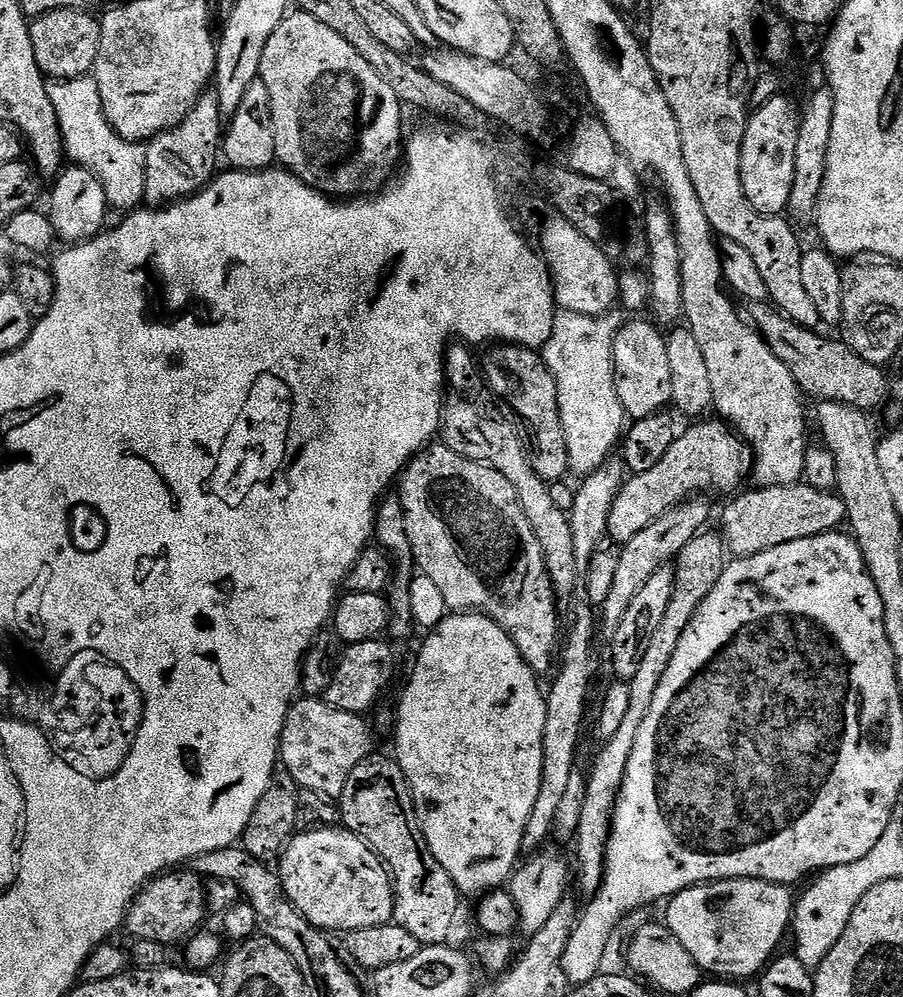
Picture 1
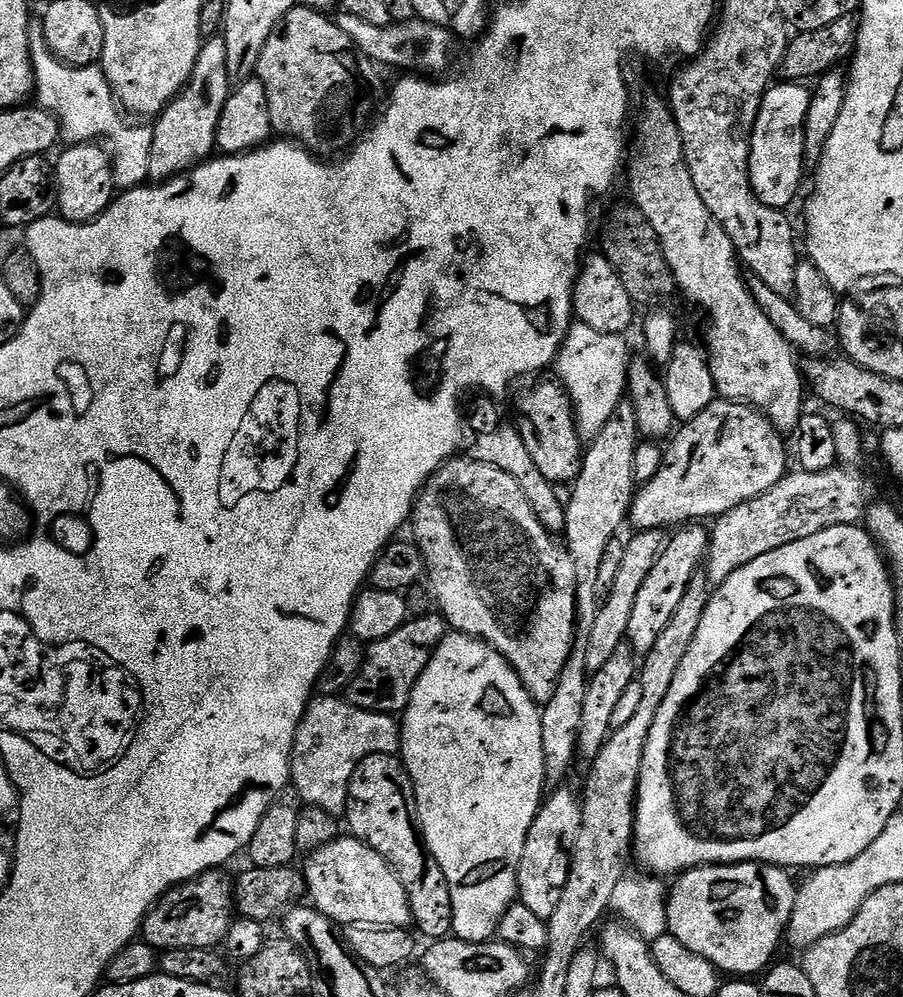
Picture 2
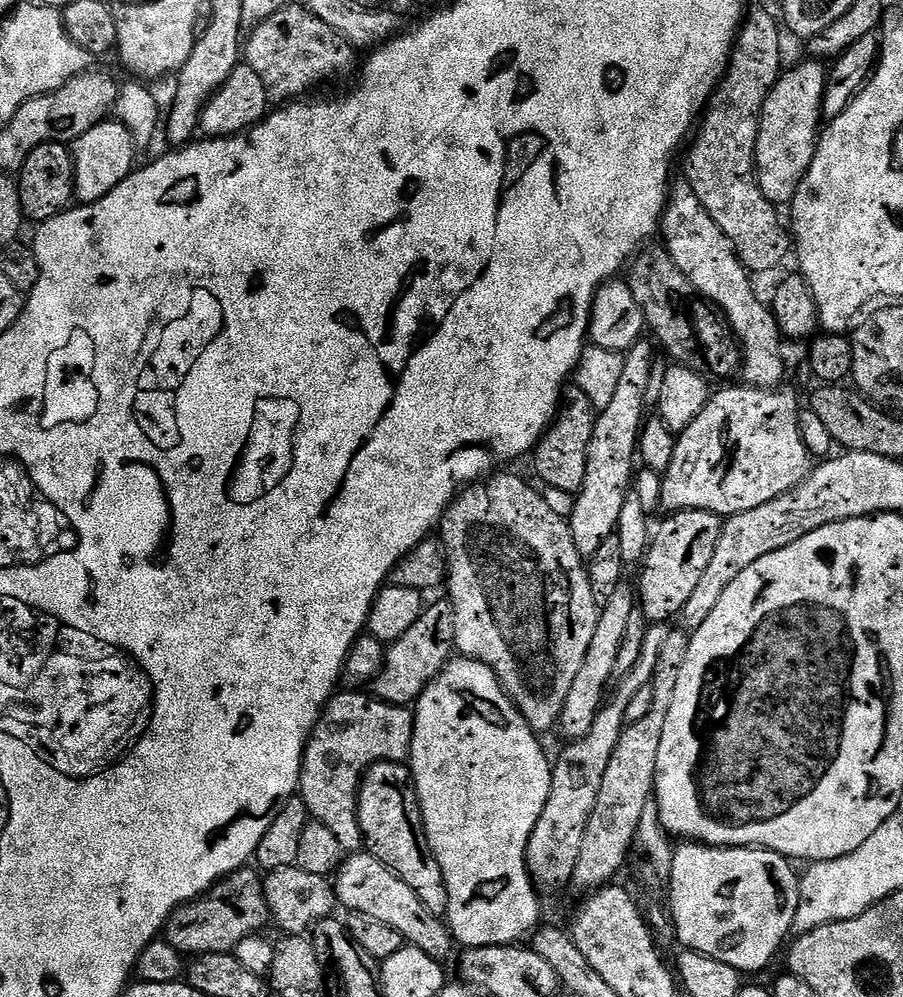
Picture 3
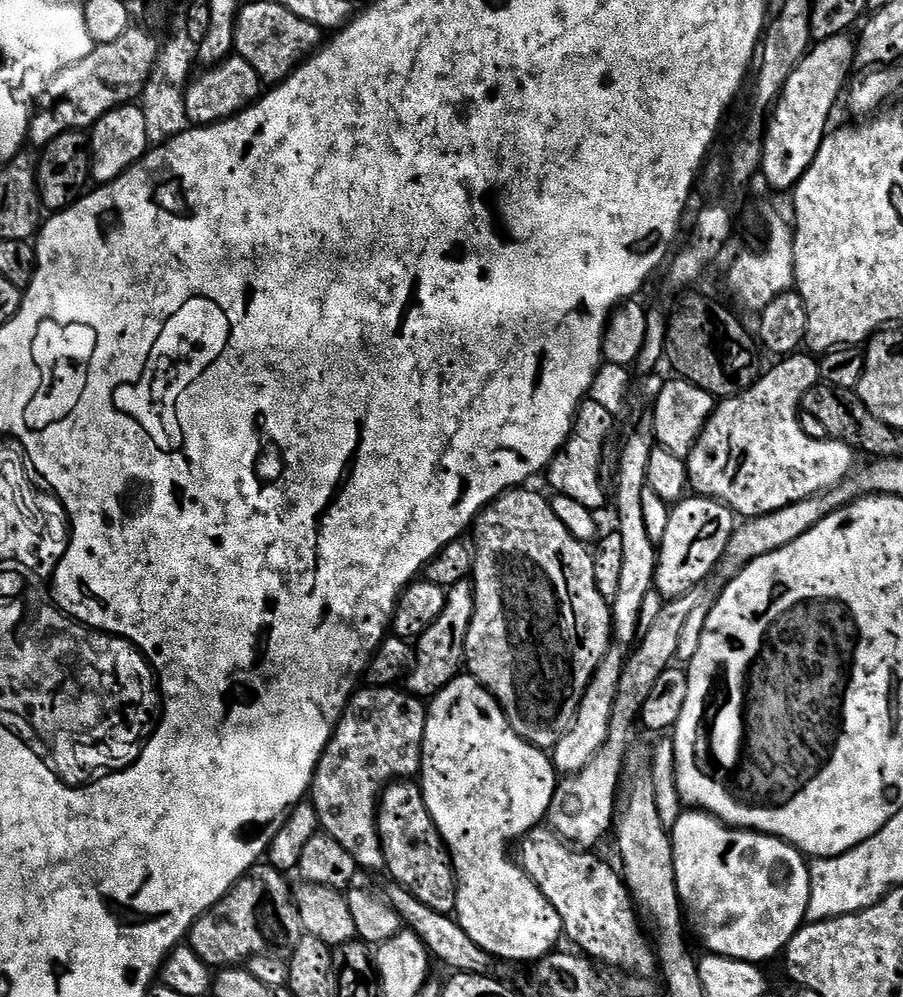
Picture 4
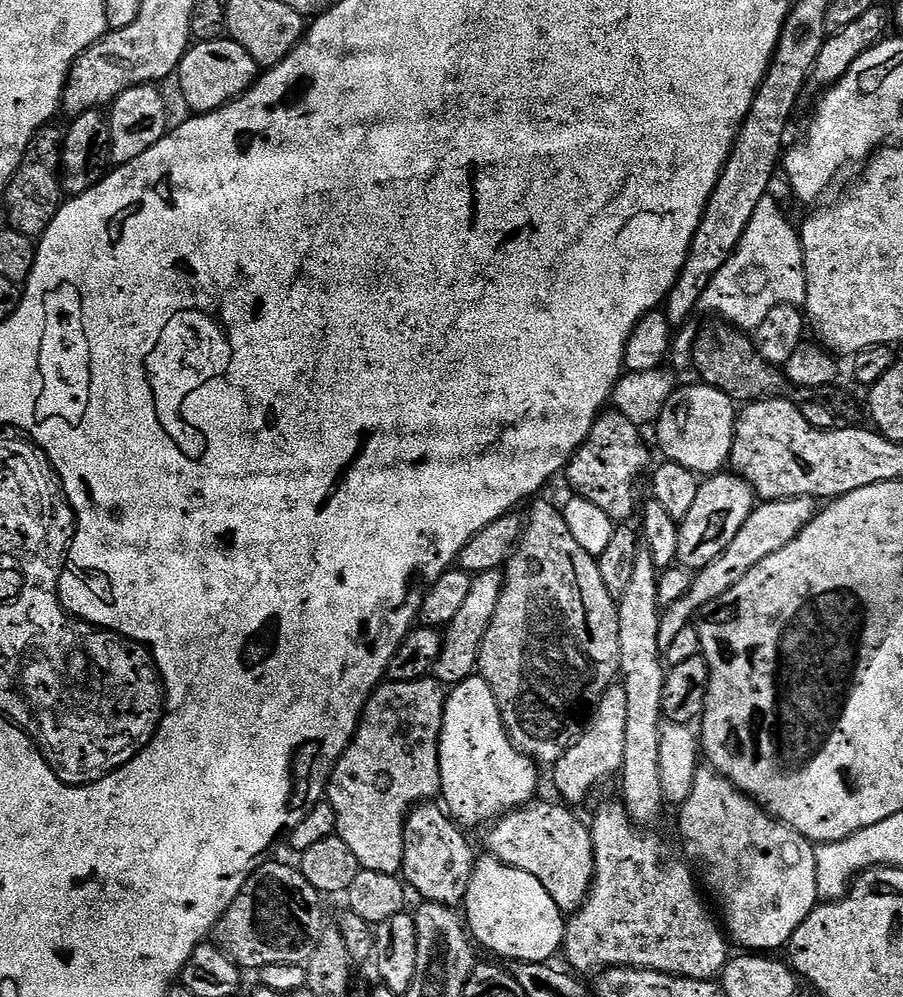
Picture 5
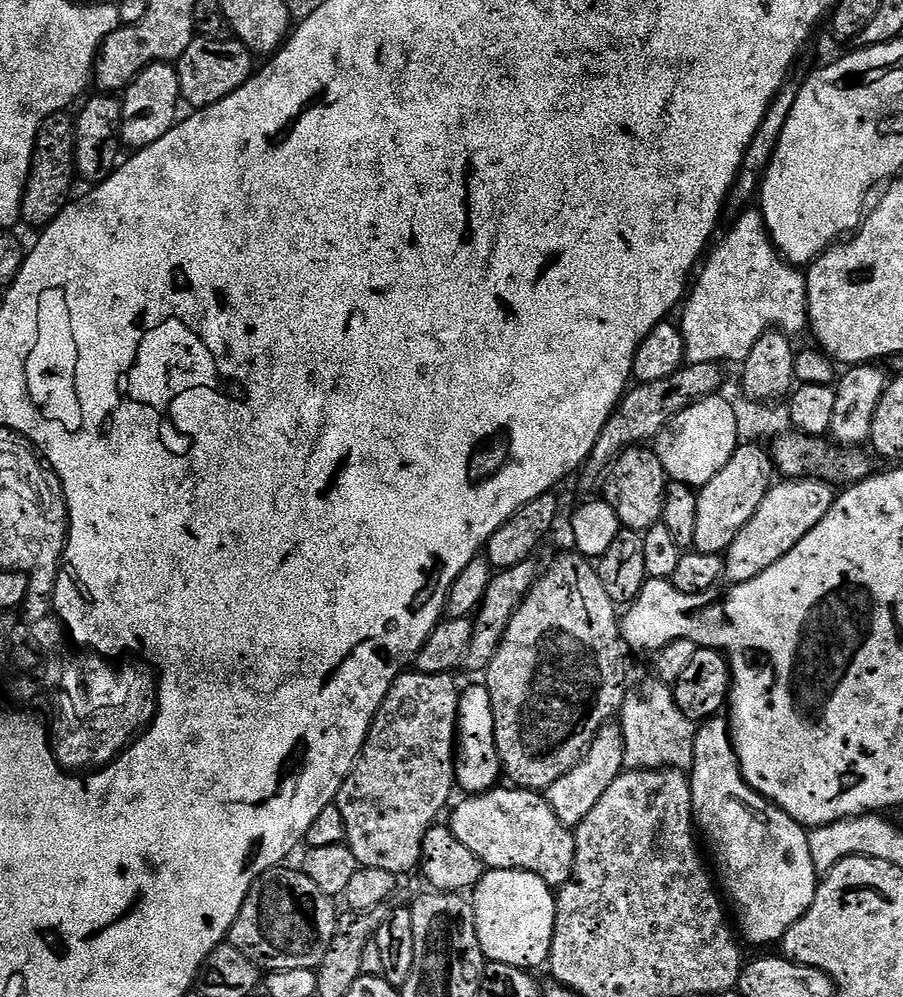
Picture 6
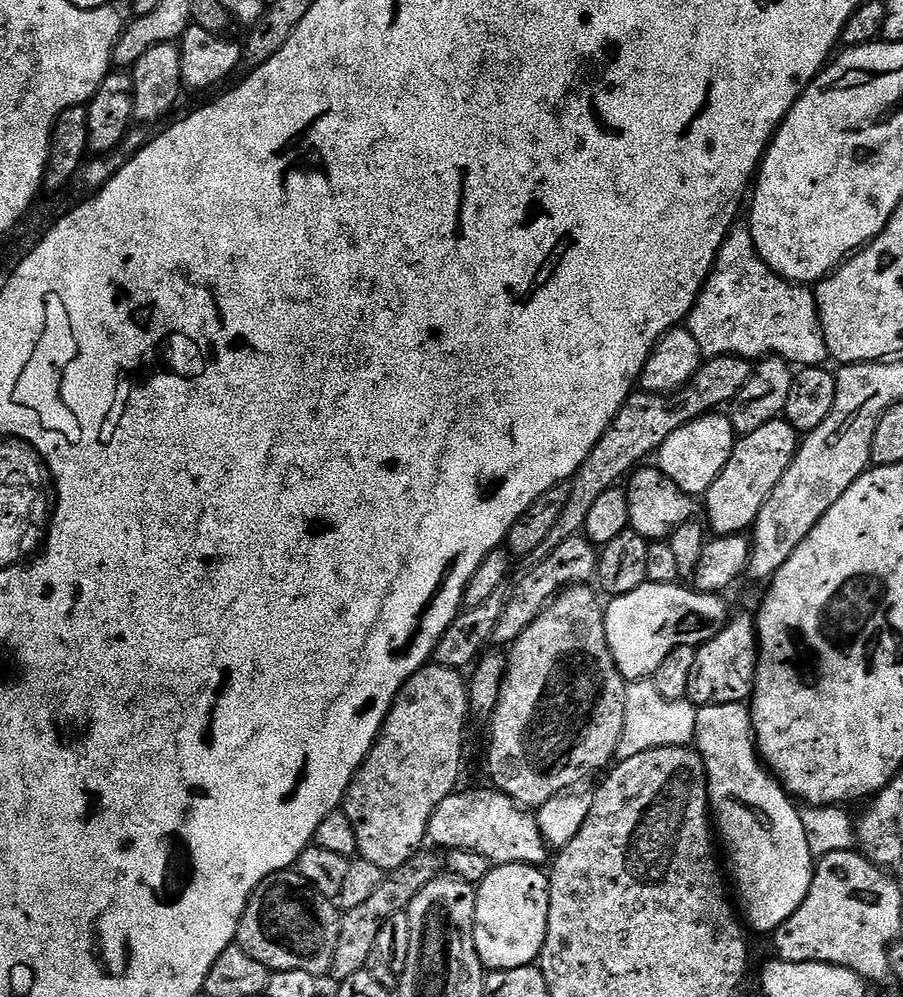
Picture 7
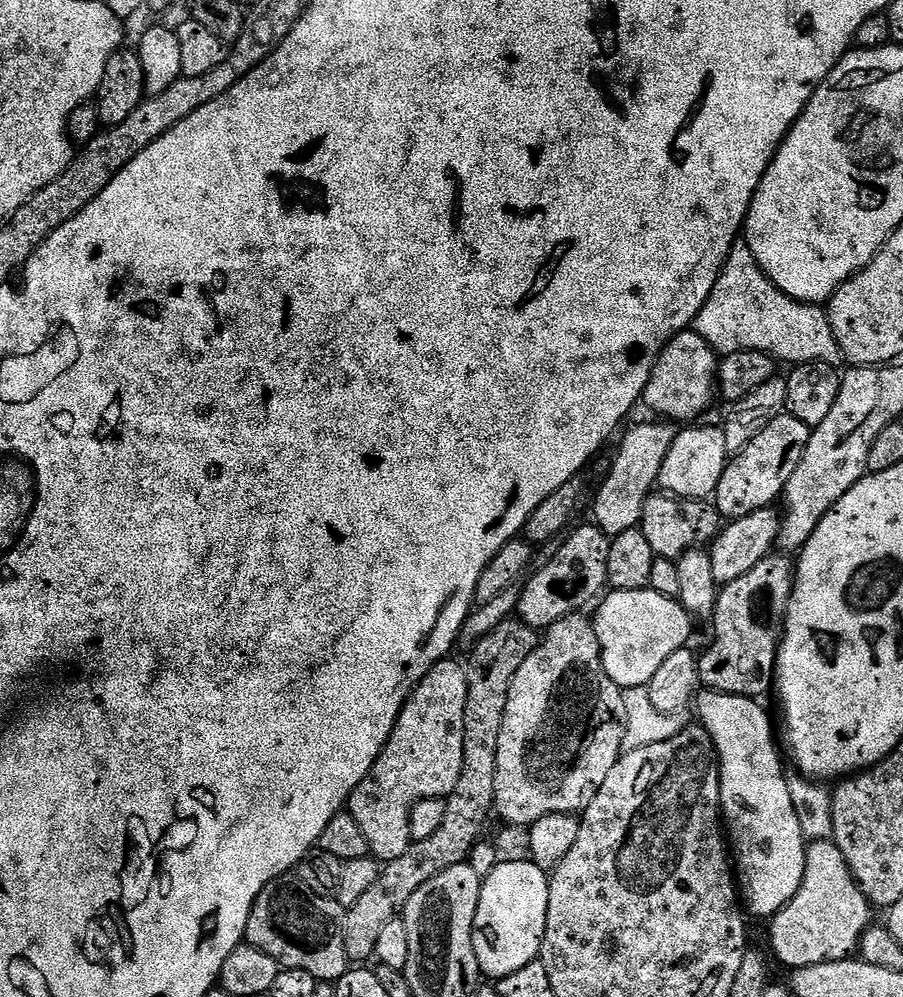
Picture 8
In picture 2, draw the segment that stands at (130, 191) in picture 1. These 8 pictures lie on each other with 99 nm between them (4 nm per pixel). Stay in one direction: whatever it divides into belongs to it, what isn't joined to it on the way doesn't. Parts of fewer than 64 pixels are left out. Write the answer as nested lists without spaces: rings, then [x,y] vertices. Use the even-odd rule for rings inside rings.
[[[36,34],[32,36],[32,65],[36,71],[36,90],[35,95],[39,96],[60,96],[60,112],[58,119],[61,125],[66,126],[66,136],[69,141],[86,144],[99,141],[99,136],[109,136],[112,139],[110,143],[110,152],[114,157],[112,161],[112,171],[116,174],[117,189],[127,190],[130,188],[139,188],[148,180],[150,174],[150,146],[152,145],[152,129],[128,128],[128,124],[123,120],[121,109],[118,107],[116,93],[112,91],[108,84],[108,79],[104,77],[104,69],[100,66],[91,68],[73,68],[70,64],[64,64],[48,49],[48,44],[43,35]]]

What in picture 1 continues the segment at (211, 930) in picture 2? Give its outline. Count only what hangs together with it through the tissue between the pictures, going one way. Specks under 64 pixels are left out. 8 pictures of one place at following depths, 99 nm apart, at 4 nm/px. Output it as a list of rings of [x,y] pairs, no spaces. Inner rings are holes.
[[[169,870],[152,877],[136,895],[125,911],[122,928],[125,933],[129,932],[132,940],[183,945],[192,935],[201,931],[203,924],[200,923],[208,915],[206,884],[199,874],[191,870]]]

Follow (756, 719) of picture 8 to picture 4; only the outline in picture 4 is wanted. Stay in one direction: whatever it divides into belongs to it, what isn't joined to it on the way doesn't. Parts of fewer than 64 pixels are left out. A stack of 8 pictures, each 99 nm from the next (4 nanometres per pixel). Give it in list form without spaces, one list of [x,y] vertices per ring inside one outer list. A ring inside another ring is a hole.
[[[684,810],[670,829],[672,837],[672,877],[676,879],[676,889],[684,909],[687,923],[696,931],[696,936],[705,944],[707,951],[714,956],[725,956],[735,960],[745,960],[751,964],[763,965],[771,956],[779,957],[787,948],[790,938],[805,923],[808,914],[808,894],[812,885],[809,865],[800,849],[787,844],[777,836],[767,836],[765,832],[753,832],[742,828],[729,828],[715,817],[699,810]]]

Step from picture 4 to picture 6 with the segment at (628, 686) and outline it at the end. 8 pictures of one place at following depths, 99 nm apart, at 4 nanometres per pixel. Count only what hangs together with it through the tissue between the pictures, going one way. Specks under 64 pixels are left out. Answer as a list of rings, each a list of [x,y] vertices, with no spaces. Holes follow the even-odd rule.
[[[784,478],[779,482],[769,487],[766,498],[762,498],[762,506],[754,510],[754,518],[738,530],[734,542],[730,542],[728,551],[723,553],[724,576],[729,585],[758,578],[762,570],[770,570],[778,558],[790,554],[790,550],[794,550],[794,546],[798,546],[798,542],[802,542],[802,538],[806,538],[822,518],[826,518],[838,495],[837,489],[826,480]]]

